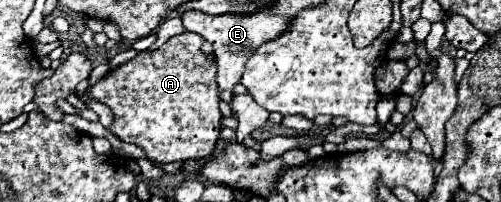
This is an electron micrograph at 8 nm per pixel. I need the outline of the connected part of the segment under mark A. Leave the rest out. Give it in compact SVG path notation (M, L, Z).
M192 32L176 34L162 48L152 52L150 50L138 52L136 58L110 70L106 78L90 86L86 92L114 112L114 124L110 132L114 132L126 142L142 146L146 150L146 156L156 162L190 160L190 158L204 158L212 154L222 128L220 122L222 112L218 108L220 90L216 86L216 60L202 52L202 44L204 38L200 38L198 34Z

